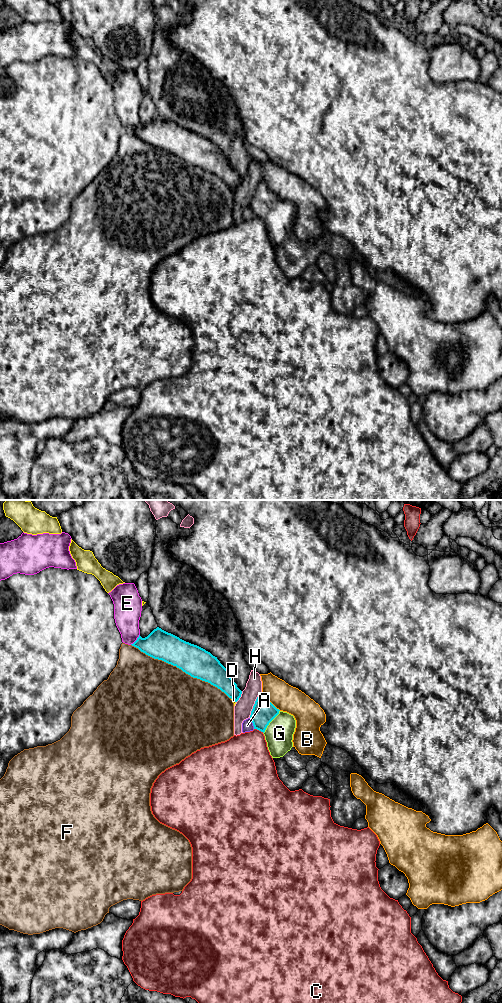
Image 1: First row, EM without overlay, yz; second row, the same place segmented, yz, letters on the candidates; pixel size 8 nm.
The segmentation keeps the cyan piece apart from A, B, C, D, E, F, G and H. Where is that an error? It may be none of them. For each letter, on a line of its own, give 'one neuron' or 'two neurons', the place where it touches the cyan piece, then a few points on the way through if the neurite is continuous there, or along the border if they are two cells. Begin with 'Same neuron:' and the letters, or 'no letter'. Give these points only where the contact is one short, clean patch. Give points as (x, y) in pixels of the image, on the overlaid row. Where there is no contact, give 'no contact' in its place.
Same neuron: G
A: two neurons; meets cyan in yz at (252, 722)
B: two neurons; meets cyan in yz at (272, 704)
C: two neurons; meets cyan in yz at (259, 730); border along yz (254, 728), (263, 732)
D: two neurons; meets cyan in yz at (234, 699)
E: two neurons; meets cyan in yz at (136, 640)
F: two neurons; meets cyan in yz at (181, 669)
G: one neuron; meets cyan in yz at (270, 721); runs through yz (263, 712), (270, 721), (278, 729), (279, 733)
H: two neurons; meets cyan in yz at (254, 704); border along yz (262, 692), (258, 695), (249, 717)

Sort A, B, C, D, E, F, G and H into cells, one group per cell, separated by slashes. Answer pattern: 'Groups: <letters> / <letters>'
Groups: A / B / C / D / E / F / G / H

